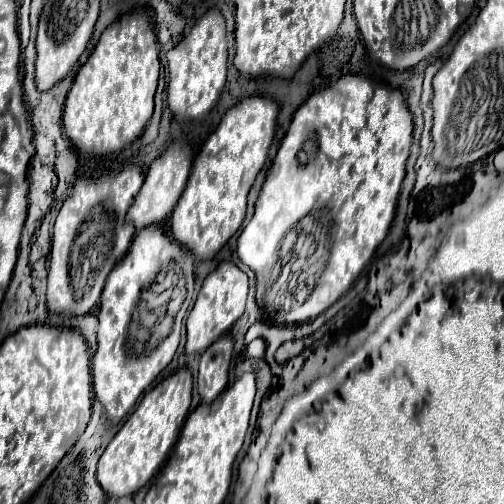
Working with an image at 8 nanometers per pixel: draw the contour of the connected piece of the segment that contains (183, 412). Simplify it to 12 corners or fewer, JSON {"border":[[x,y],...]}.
{"border":[[192,372],[142,398],[100,456],[106,494],[130,496],[174,448]]}

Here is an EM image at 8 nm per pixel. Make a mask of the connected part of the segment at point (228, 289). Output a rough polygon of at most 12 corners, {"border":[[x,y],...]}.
{"border":[[208,274],[186,320],[186,354],[202,354],[244,314],[248,276]]}

